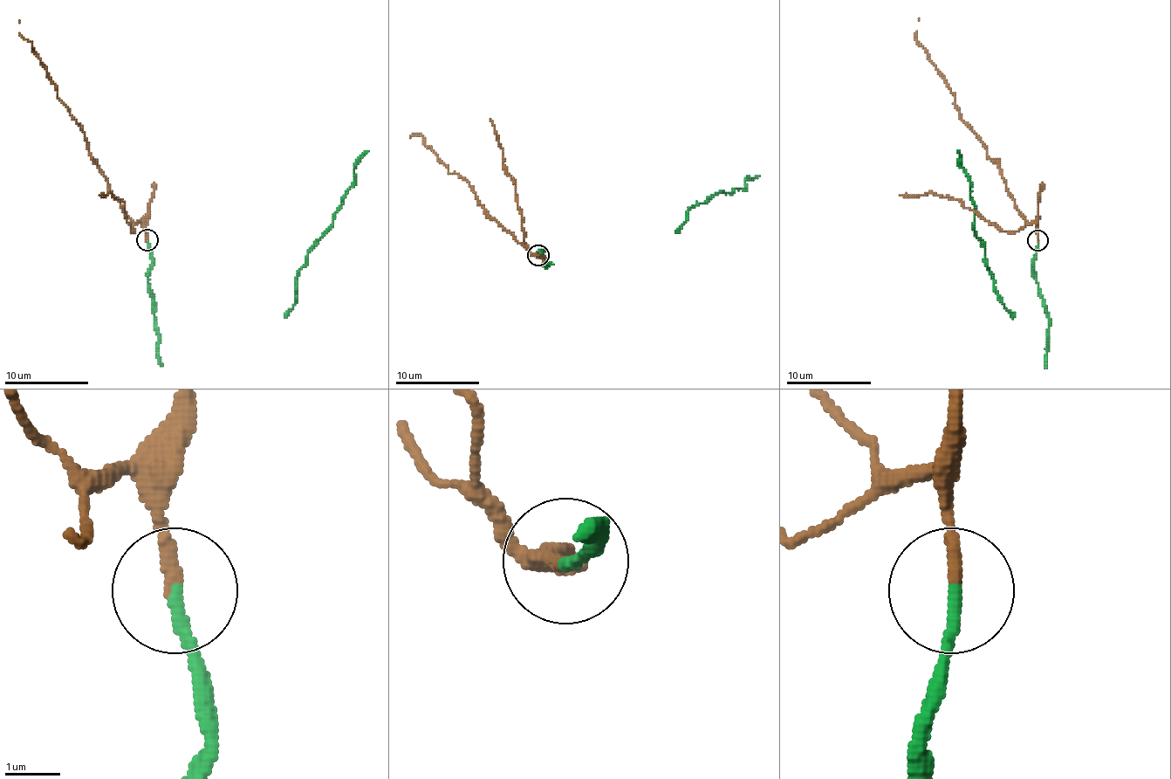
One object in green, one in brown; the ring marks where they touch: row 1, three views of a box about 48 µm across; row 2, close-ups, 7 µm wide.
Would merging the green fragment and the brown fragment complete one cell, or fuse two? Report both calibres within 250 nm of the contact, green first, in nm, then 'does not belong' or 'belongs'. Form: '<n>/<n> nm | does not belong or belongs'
240/260 nm | belongs

